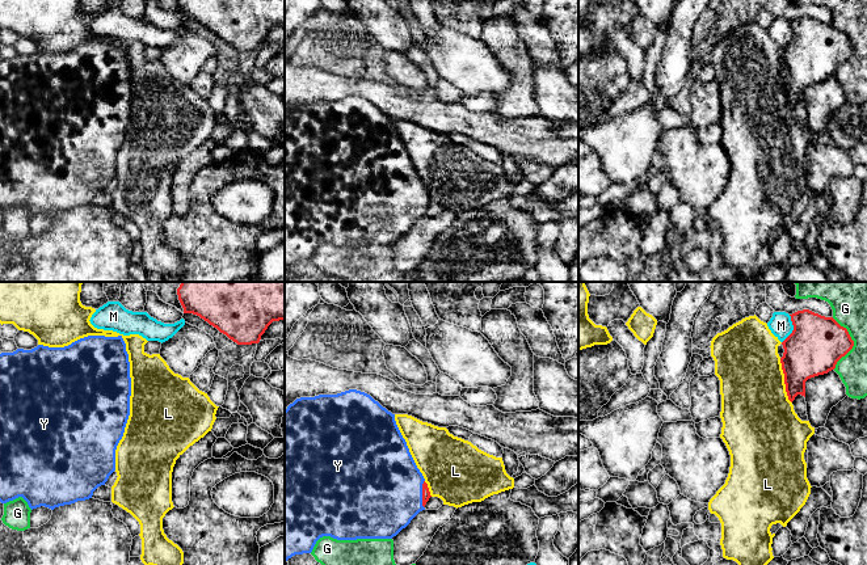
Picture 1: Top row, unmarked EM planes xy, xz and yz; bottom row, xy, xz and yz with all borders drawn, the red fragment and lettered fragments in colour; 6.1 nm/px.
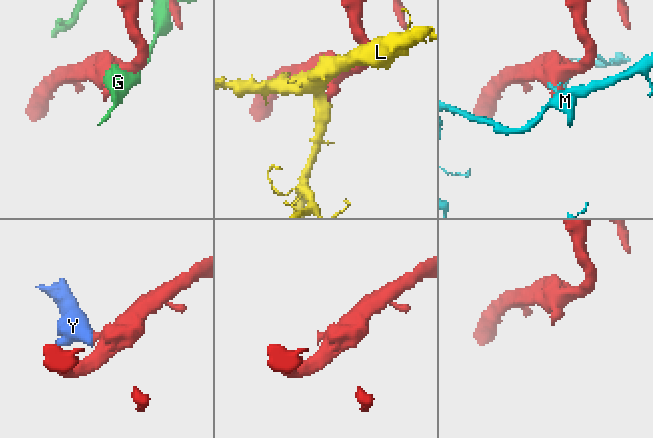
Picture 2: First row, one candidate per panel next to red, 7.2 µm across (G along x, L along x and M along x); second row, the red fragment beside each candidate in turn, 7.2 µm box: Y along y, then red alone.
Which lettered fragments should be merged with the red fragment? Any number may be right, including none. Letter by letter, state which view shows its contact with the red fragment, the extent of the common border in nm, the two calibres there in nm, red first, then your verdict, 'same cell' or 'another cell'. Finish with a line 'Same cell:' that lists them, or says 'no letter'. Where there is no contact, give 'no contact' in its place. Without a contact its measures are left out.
G: yz | 320 nm | 340/200 nm | another cell
L: yz | 280 nm | 320/420 nm | another cell
M: yz | 180 nm | 340/140 nm | another cell
Y: xz | 180 nm | 50/500 nm | same cell
Same cell: Y

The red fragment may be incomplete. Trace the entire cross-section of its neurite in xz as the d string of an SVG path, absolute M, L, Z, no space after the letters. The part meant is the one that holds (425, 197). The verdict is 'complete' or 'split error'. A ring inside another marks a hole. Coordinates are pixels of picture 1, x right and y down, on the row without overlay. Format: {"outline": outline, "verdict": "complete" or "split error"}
{"outline": "M349 96L300 104L285 117L285 267L311 260L323 243L392 245L430 203L395 121L370 101Z", "verdict": "split error"}

